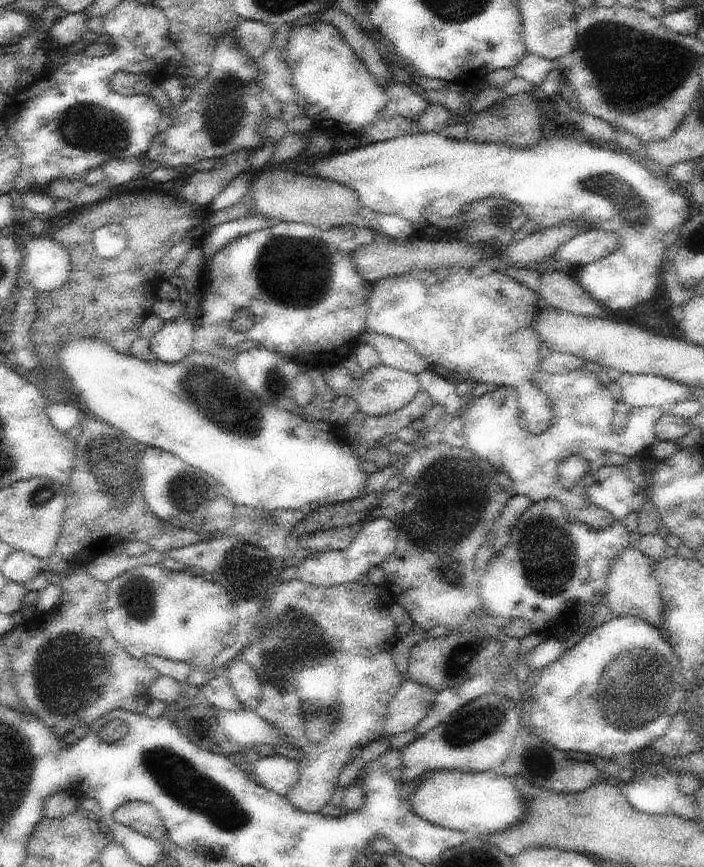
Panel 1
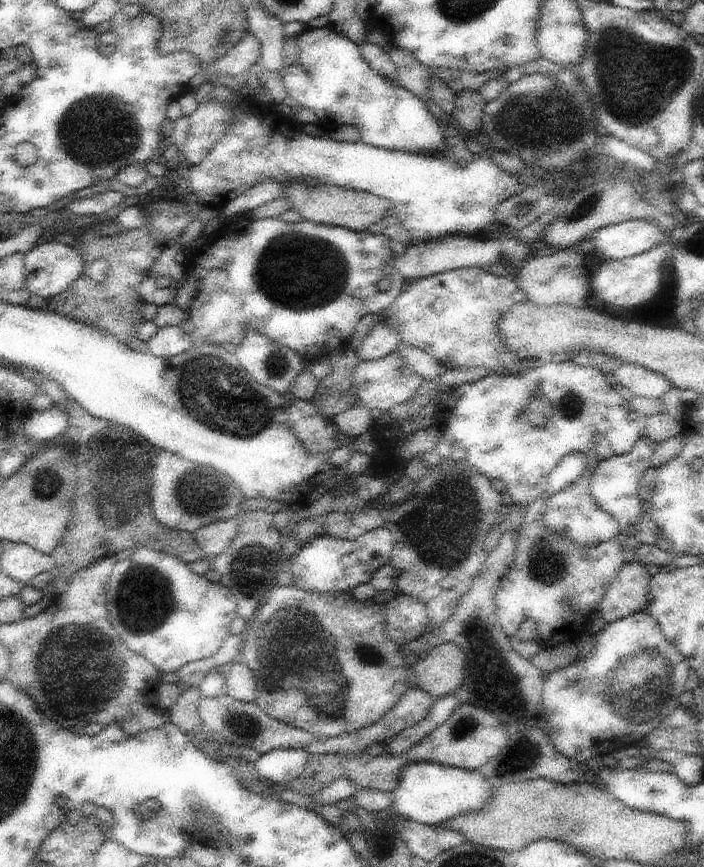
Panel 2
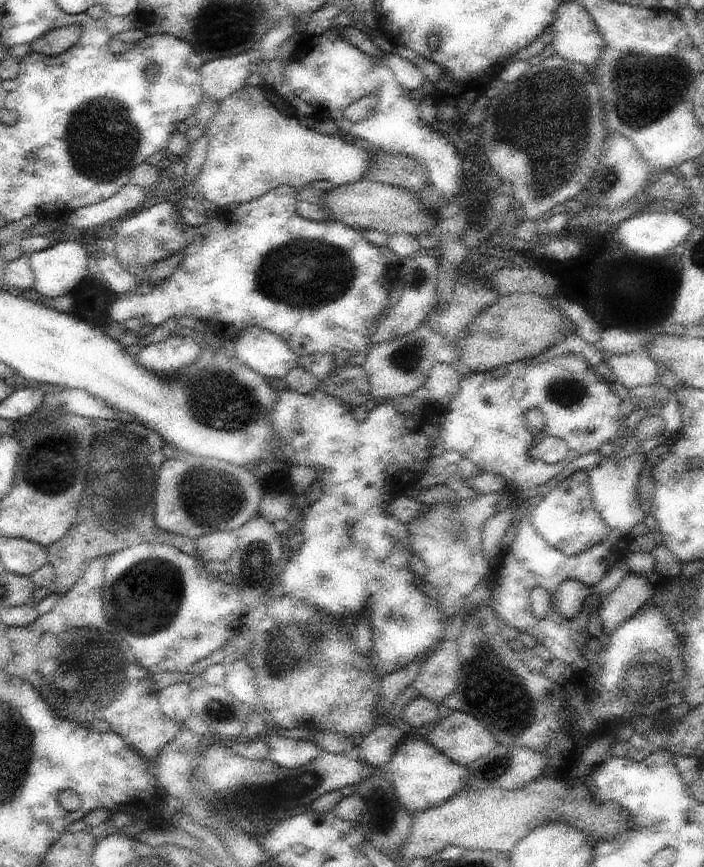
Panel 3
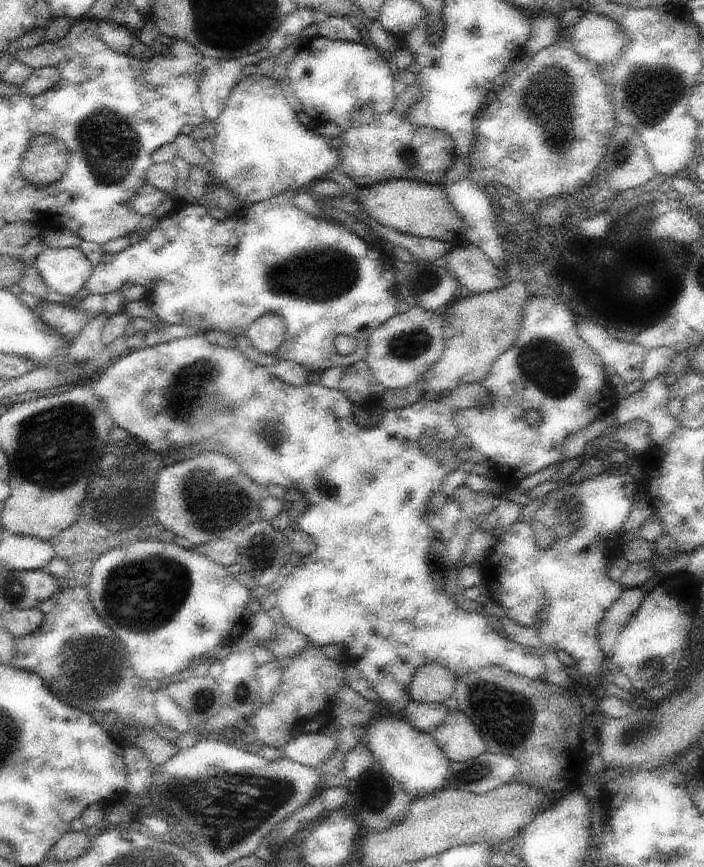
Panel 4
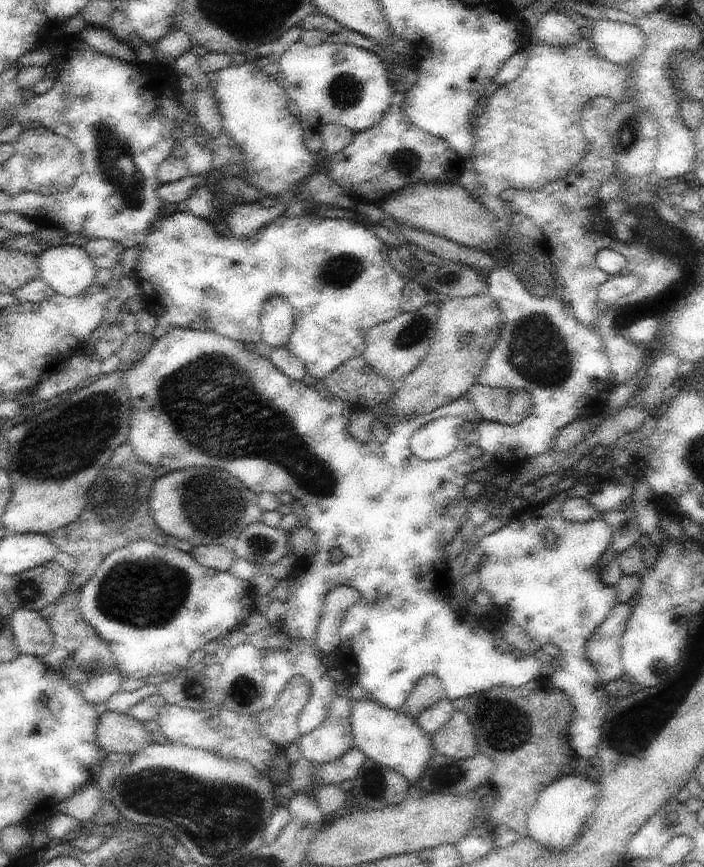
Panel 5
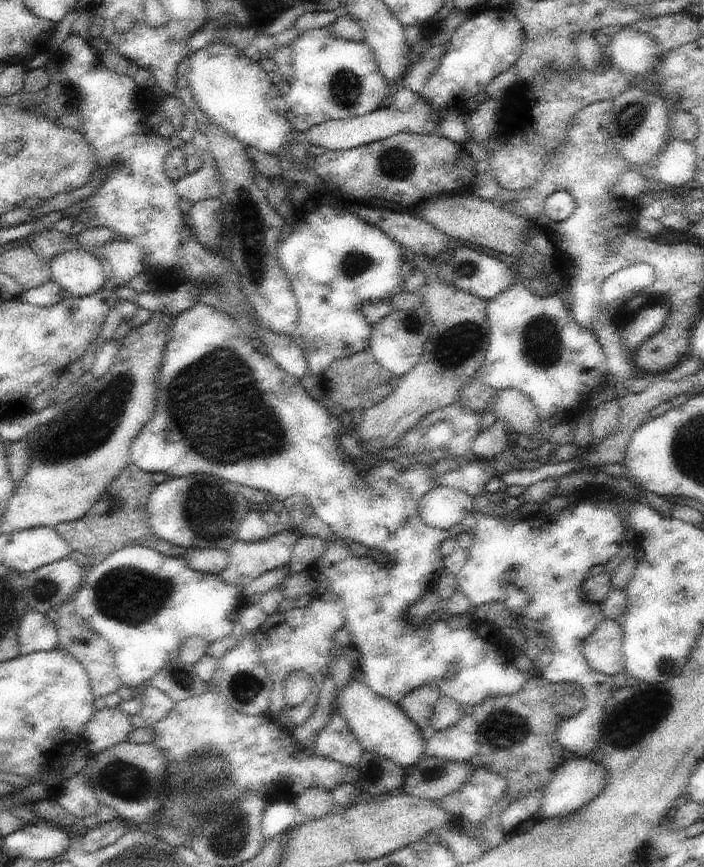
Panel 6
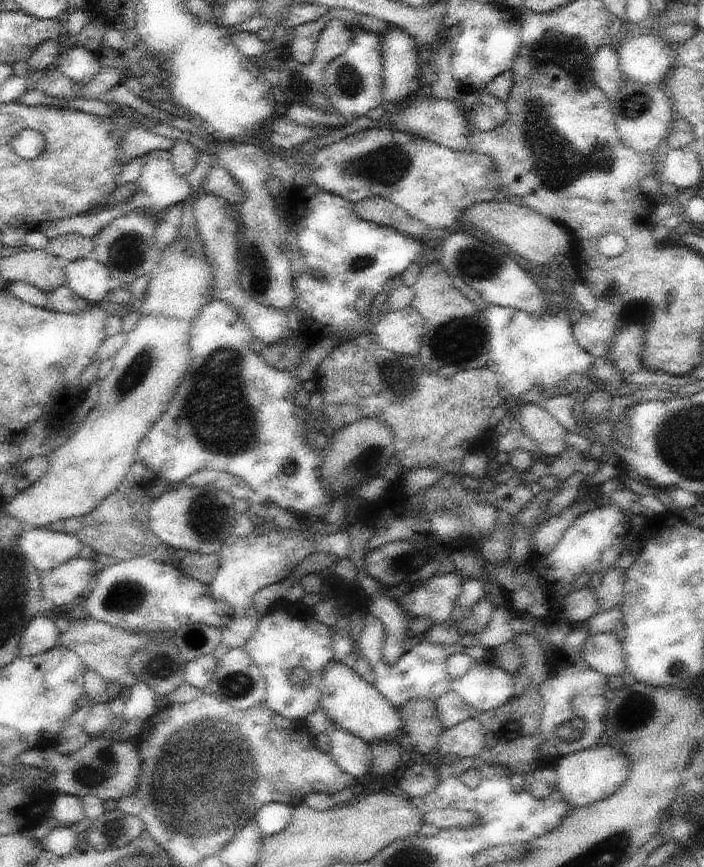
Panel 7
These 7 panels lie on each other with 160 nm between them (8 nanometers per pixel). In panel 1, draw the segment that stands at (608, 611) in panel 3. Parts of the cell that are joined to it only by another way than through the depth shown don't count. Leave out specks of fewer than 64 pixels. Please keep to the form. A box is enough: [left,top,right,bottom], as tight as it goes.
[604,546,663,630]

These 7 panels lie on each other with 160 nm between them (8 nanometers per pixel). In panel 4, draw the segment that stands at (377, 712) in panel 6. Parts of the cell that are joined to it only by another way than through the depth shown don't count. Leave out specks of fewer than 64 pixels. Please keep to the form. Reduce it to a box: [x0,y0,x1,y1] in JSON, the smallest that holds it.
[363,714,450,799]

